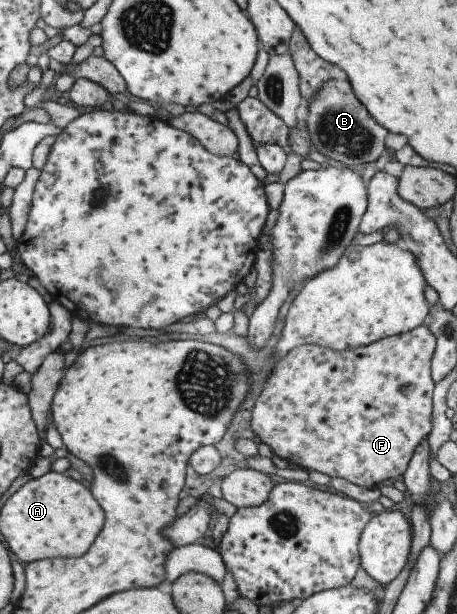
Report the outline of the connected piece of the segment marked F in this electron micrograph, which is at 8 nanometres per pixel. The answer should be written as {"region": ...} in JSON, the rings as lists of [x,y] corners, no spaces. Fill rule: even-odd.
{"region":[[[422,324],[408,332],[390,335],[366,346],[353,349],[348,348],[346,350],[333,351],[324,349],[318,345],[302,345],[293,348],[275,364],[275,367],[257,394],[250,411],[250,428],[253,434],[258,436],[260,442],[269,446],[274,455],[278,456],[278,458],[283,458],[287,462],[290,462],[290,464],[294,464],[294,466],[298,466],[300,469],[306,471],[316,470],[326,474],[330,478],[341,478],[346,482],[365,489],[379,487],[380,482],[384,482],[388,478],[396,478],[400,474],[403,474],[413,450],[422,439],[426,439],[431,429],[431,396],[434,382],[430,376],[429,362],[434,347],[435,338],[432,336],[431,330],[428,330],[428,327]]]}

